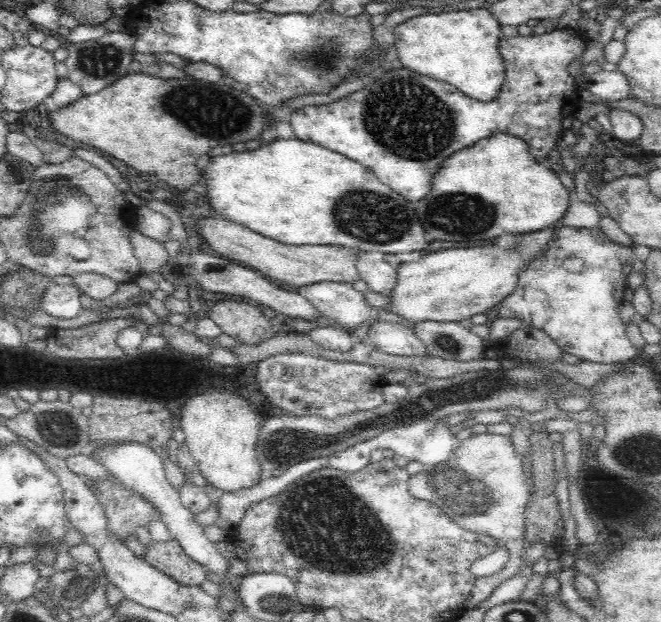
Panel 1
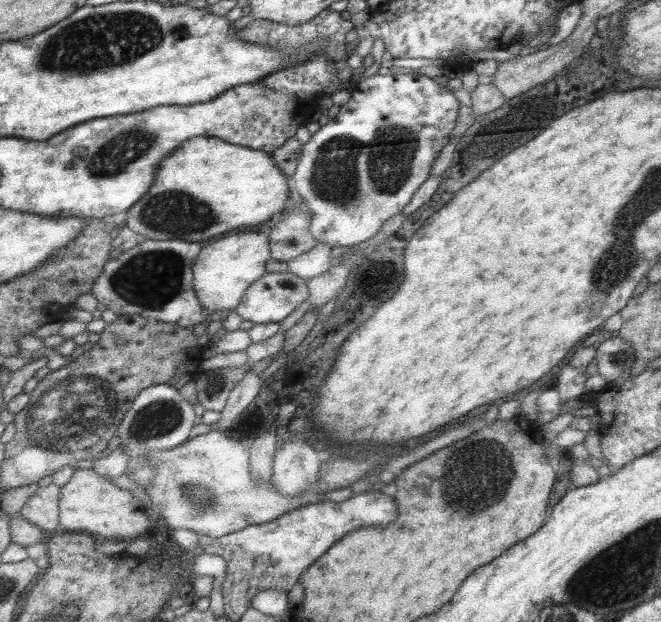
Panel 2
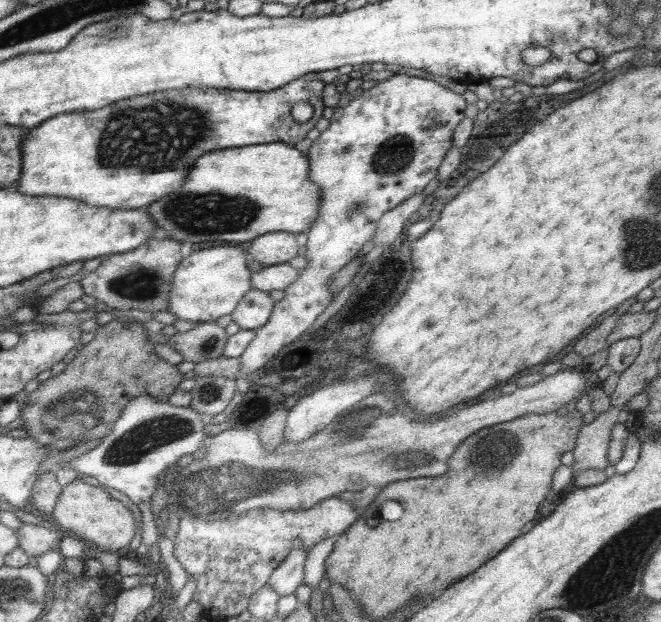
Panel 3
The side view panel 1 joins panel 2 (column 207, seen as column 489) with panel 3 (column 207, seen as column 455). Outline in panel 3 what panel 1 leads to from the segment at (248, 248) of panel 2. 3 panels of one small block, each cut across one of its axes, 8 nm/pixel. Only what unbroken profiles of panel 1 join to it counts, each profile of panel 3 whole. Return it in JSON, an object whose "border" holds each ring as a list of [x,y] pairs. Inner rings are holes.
{"border":[[[217,246],[217,248],[205,248],[205,250],[194,250],[193,254],[185,256],[179,261],[177,269],[173,273],[173,282],[171,282],[171,292],[169,292],[169,312],[175,317],[175,319],[188,321],[192,323],[203,323],[217,321],[217,318],[223,315],[230,315],[233,309],[237,306],[237,303],[245,292],[251,289],[251,282],[249,282],[249,277],[251,277],[252,272],[247,268],[246,258],[248,257],[248,252],[241,248],[233,248],[233,246]]]}

